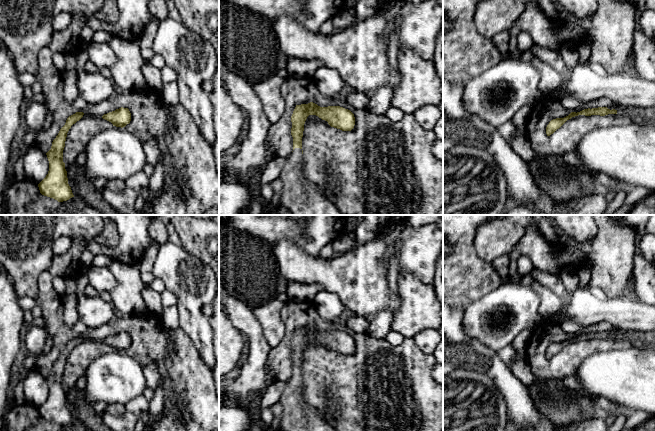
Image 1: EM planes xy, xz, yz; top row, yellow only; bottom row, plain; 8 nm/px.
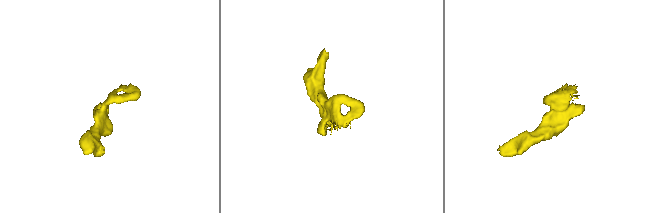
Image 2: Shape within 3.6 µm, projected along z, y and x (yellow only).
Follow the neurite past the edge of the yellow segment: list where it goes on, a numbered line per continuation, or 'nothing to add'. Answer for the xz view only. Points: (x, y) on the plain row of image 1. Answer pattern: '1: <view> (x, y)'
1: xz (298, 415)

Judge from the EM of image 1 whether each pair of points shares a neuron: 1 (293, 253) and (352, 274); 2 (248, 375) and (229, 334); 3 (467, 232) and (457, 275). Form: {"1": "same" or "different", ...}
{"1": "same", "2": "different", "3": "same"}

